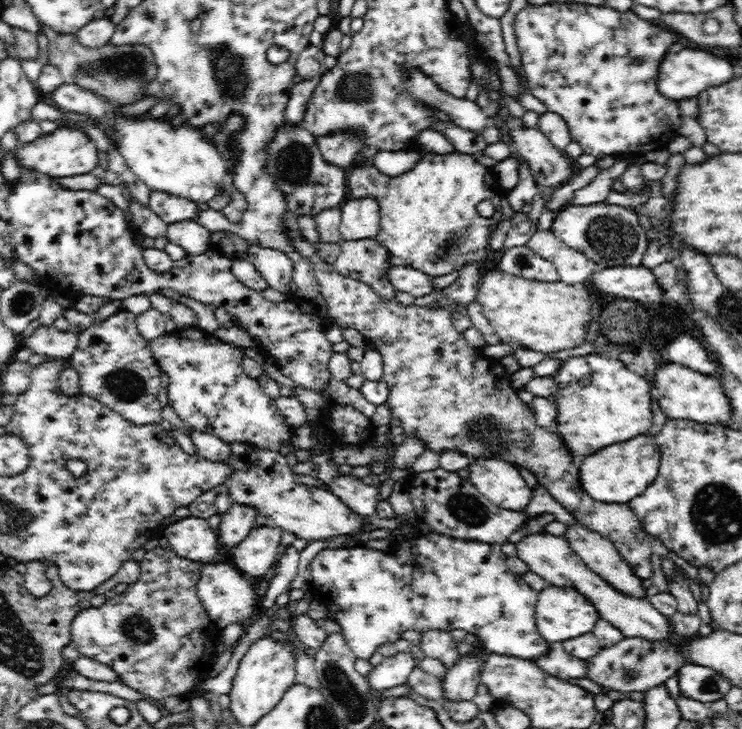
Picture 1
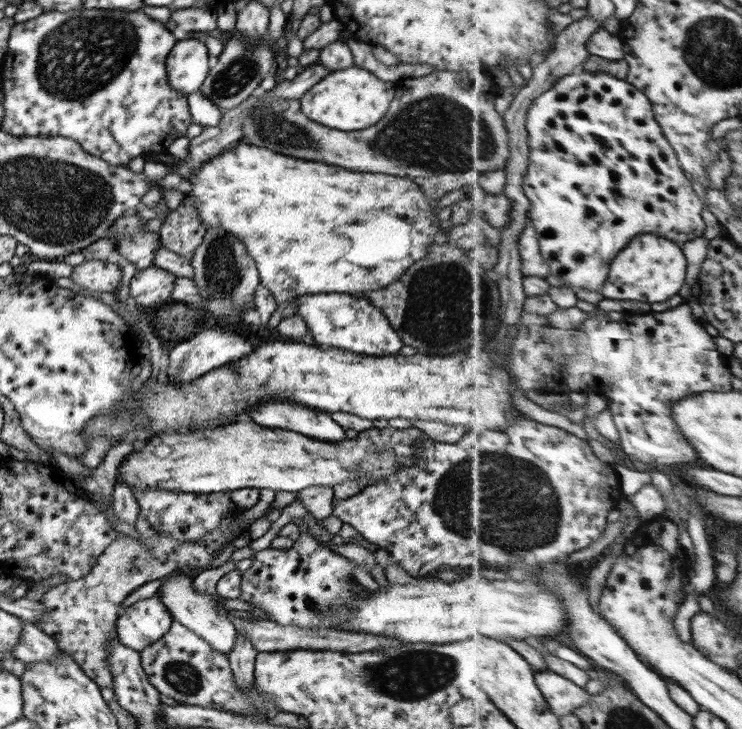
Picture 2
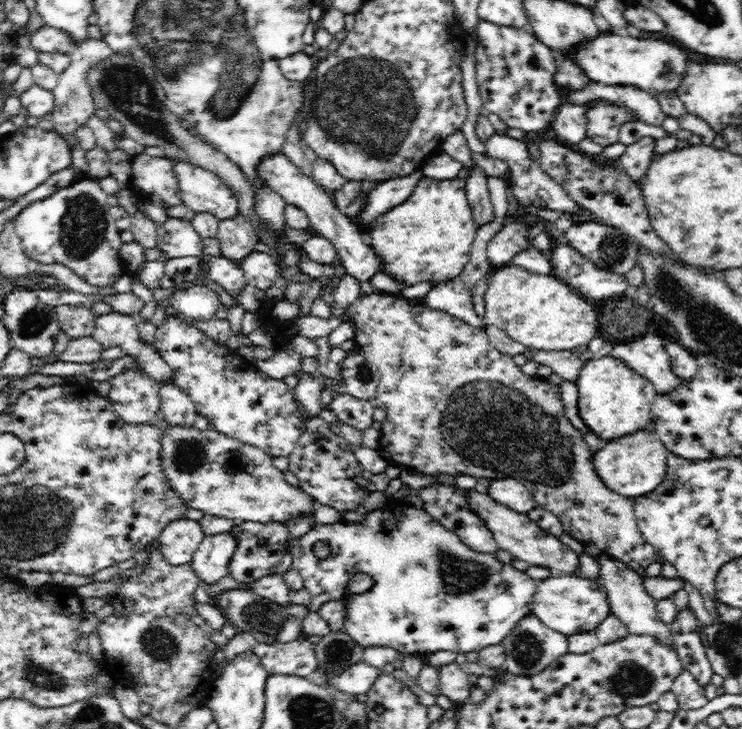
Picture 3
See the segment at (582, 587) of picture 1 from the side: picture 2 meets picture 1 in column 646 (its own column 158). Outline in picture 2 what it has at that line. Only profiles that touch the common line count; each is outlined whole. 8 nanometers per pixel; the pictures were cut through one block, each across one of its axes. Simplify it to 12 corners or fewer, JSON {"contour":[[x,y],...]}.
{"contour":[[156,597],[116,618],[116,637],[140,652],[167,632],[172,618]]}

